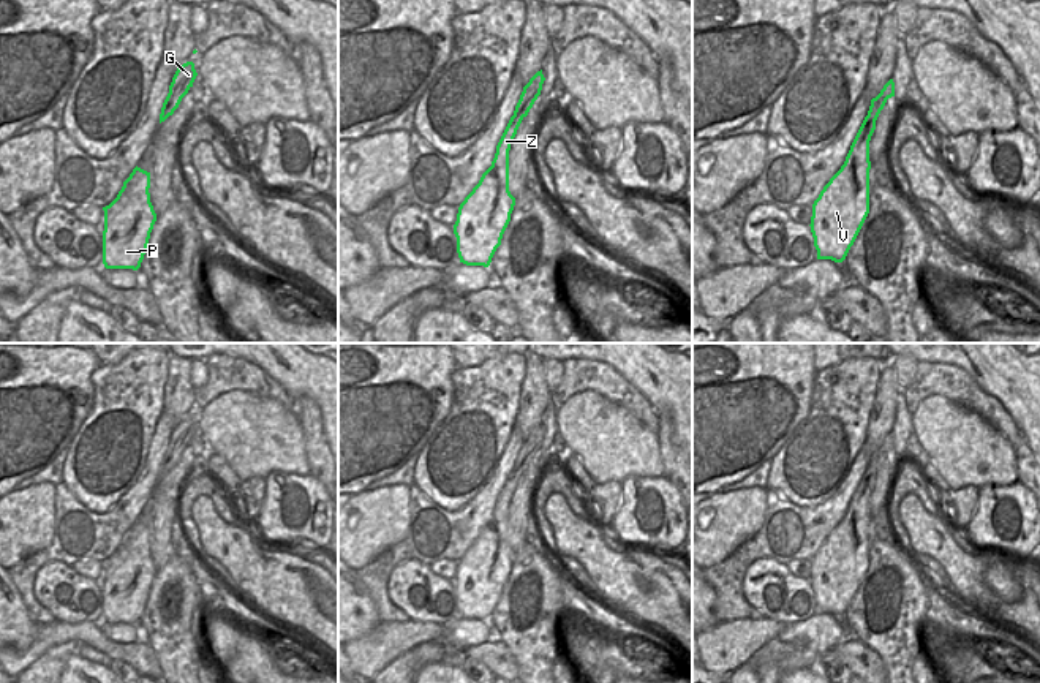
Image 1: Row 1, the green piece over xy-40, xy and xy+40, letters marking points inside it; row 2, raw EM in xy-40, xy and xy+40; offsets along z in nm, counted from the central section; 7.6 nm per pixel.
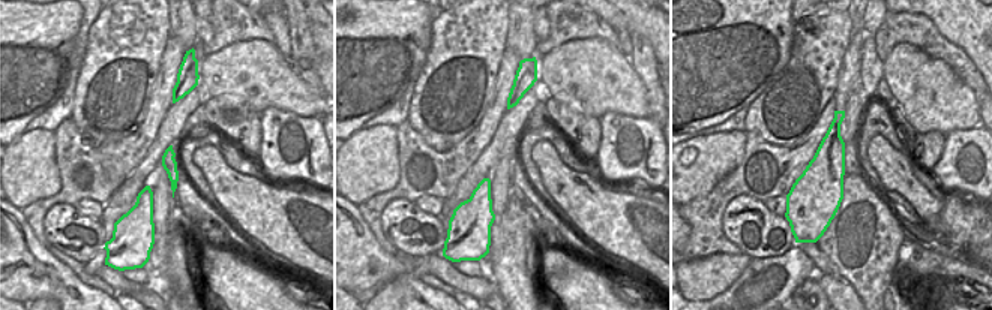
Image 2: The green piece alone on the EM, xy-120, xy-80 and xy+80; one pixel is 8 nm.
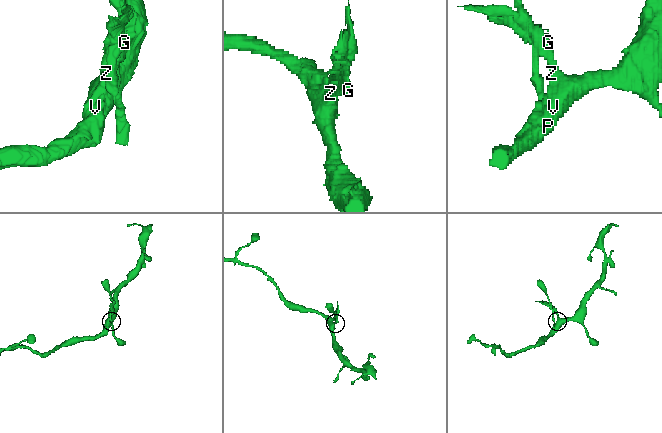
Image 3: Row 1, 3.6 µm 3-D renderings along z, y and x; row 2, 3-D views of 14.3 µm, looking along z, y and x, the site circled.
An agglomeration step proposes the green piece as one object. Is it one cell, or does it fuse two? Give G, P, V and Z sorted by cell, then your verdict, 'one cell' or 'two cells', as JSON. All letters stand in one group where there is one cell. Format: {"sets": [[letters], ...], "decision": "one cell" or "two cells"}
{"sets": [["G"], ["P", "V", "Z"]], "decision": "two cells"}

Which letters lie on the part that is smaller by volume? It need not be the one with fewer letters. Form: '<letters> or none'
G

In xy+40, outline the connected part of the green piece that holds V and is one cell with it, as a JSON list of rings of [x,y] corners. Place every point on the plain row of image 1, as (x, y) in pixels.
[[[866,470],[841,523],[812,558],[817,613],[842,617],[869,568],[869,495],[877,471]]]

